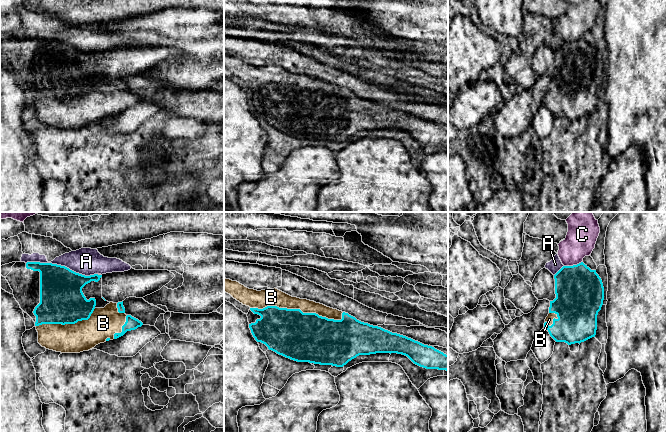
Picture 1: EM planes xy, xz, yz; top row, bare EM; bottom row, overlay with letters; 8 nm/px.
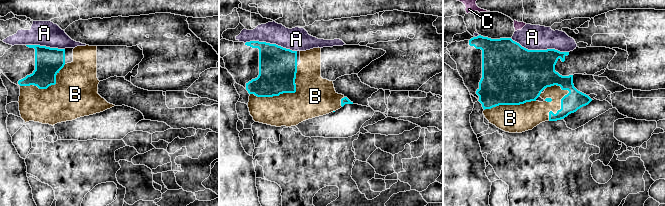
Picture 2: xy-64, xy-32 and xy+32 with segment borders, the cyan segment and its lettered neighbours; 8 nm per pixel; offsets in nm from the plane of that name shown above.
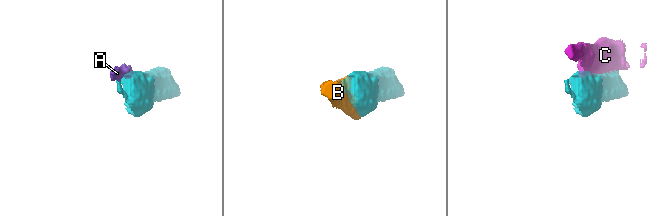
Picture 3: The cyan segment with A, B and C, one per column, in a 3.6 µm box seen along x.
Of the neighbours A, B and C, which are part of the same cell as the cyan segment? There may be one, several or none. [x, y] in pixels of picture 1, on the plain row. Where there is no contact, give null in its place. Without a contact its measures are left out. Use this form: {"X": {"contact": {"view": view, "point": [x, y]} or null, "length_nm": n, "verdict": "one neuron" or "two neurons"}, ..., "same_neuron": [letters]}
{"A": {"contact": {"view": "xy", "point": [62, 42]}, "length_nm": 600, "verdict": "two neurons"}, "B": {"contact": {"view": "xz", "point": [299, 85]}, "length_nm": 750, "verdict": "one neuron"}, "C": {"contact": {"view": "yz", "point": [573, 41]}, "length_nm": 150, "verdict": "two neurons"}, "same_neuron": ["B"]}

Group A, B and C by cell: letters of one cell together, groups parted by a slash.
A C / B

